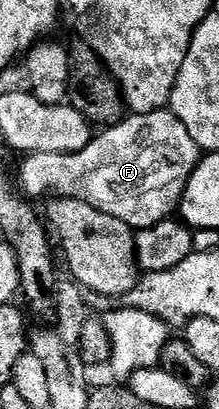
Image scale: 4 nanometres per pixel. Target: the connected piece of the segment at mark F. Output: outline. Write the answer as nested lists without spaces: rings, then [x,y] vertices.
[[[171,110],[141,116],[128,114],[122,123],[93,135],[92,141],[77,152],[70,154],[33,152],[25,155],[21,159],[24,161],[20,164],[20,176],[18,172],[18,187],[21,193],[29,198],[55,194],[57,197],[84,200],[90,206],[102,210],[102,214],[114,214],[114,218],[122,218],[122,222],[126,222],[133,230],[141,230],[169,219],[179,209],[186,186],[201,159],[202,149],[198,146],[198,142],[190,138],[190,130],[182,126],[180,119]]]

